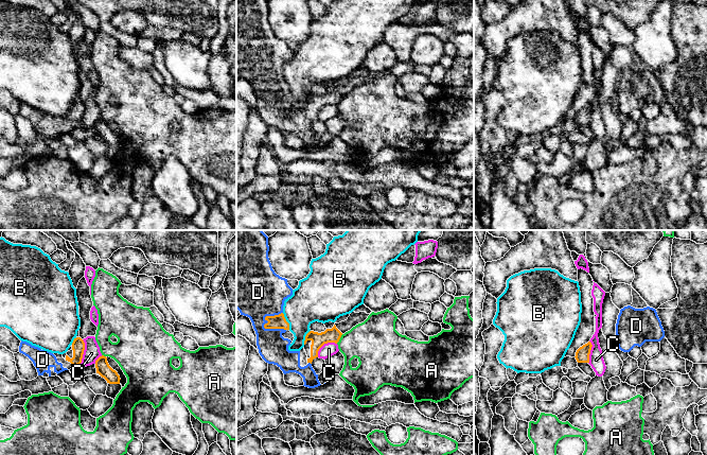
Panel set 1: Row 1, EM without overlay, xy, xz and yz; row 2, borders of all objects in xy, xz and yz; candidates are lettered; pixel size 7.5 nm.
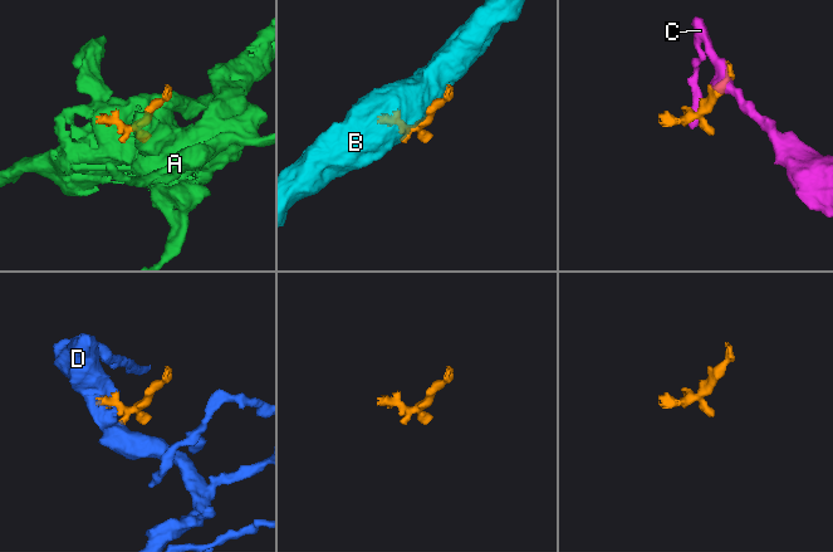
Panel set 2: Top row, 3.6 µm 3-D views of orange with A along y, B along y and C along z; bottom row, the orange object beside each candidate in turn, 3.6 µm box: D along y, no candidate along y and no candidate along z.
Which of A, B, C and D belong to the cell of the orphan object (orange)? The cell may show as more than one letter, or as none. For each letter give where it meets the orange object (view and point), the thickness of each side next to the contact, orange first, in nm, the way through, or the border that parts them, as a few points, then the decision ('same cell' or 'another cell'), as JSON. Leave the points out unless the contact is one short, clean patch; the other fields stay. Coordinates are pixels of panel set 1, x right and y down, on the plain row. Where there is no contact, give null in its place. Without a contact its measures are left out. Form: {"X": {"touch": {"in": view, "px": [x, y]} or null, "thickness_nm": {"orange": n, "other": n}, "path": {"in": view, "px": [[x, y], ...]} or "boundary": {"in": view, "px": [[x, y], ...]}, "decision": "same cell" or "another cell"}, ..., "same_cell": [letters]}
{"A": {"touch": {"in": "xz", "px": [339, 101]}, "thickness_nm": {"orange": 110, "other": 340}, "decision": "another cell"}, "B": {"touch": {"in": "xz", "px": [286, 84]}, "thickness_nm": {"orange": 110, "other": 300}, "decision": "another cell"}, "C": {"touch": {"in": "xz", "px": [323, 106]}, "thickness_nm": {"orange": 110, "other": 100}, "decision": "another cell"}, "D": {"touch": {"in": "xz", "px": [270, 90]}, "thickness_nm": {"orange": 110, "other": 320}, "decision": "same cell"}, "same_cell": ["D"]}

